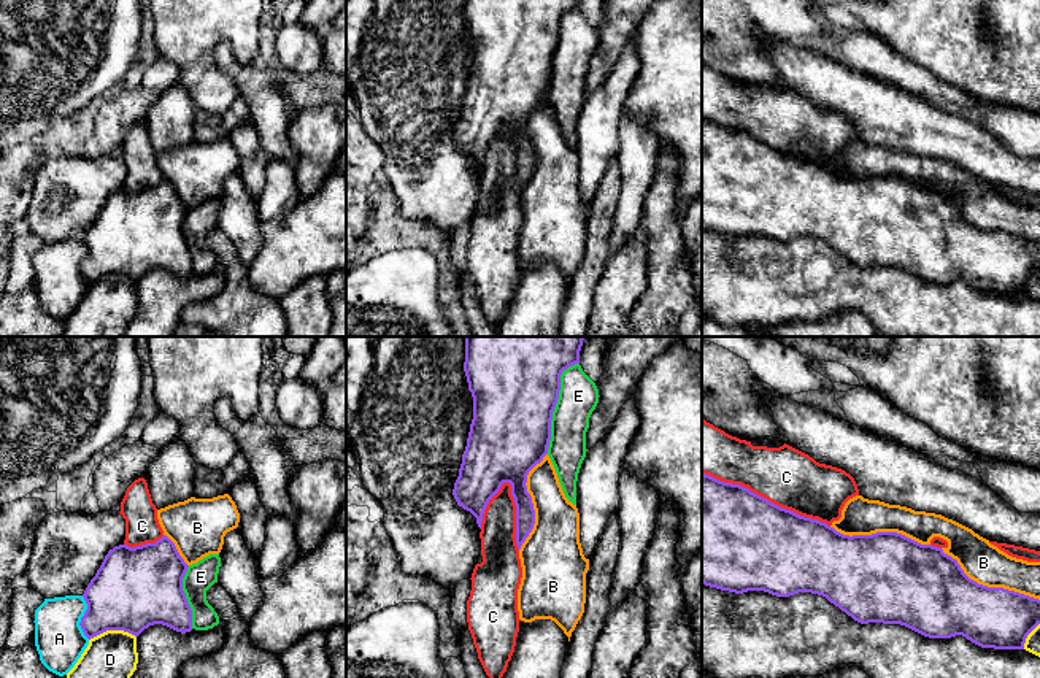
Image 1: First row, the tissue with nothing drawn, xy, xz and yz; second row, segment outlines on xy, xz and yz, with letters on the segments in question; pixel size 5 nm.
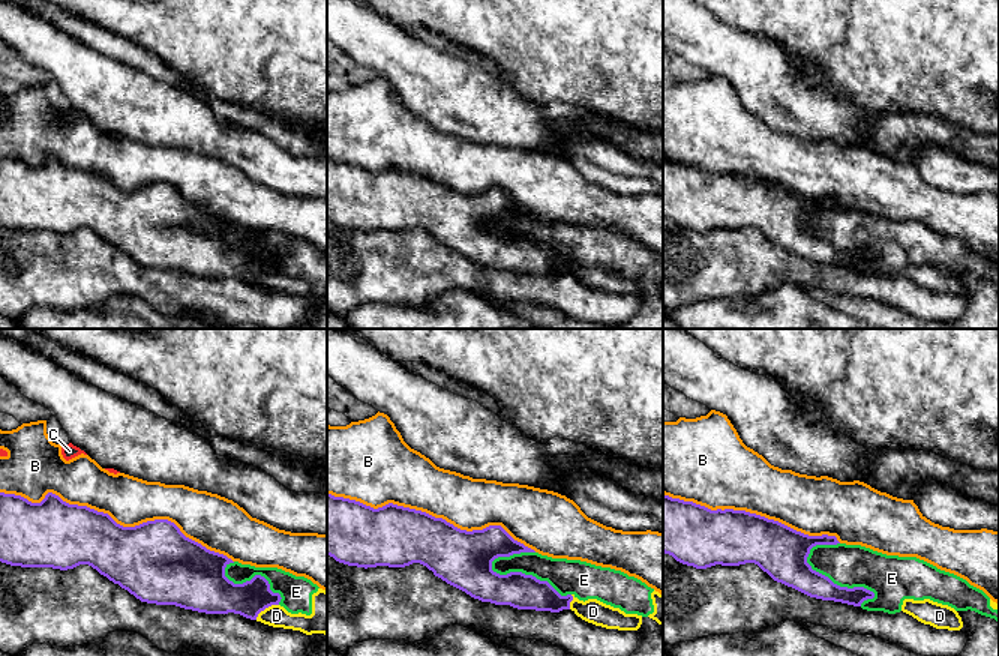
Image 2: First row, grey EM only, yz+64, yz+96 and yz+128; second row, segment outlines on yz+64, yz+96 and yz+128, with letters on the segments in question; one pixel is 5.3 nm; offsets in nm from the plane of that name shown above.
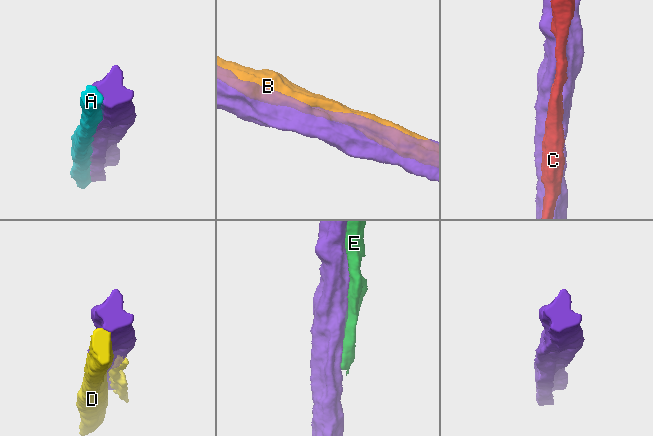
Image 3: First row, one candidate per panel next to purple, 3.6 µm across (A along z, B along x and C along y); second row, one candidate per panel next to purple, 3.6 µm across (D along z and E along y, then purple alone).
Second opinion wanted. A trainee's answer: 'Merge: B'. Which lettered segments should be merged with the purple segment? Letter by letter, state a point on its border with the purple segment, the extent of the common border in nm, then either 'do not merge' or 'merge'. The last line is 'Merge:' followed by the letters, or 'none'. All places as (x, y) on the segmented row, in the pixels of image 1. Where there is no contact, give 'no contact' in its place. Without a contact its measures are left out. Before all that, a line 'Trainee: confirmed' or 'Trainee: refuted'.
Trainee: confirmed
A: meets purple in xy at (81, 618); contact 220 nm long; do not merge
B: meets purple in yz at (986, 586); contact 550 nm long; merge
C: meets purple in yz at (766, 499); contact 700 nm long; do not merge
D: meets purple in xy at (111, 629); contact 240 nm long; do not merge
E: meets purple in xz at (554, 405); contact 500 nm long; do not merge
Merge: B

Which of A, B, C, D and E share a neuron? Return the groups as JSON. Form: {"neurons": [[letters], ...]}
{"neurons": [["A"], ["B"], ["C"], ["D", "E"]]}

